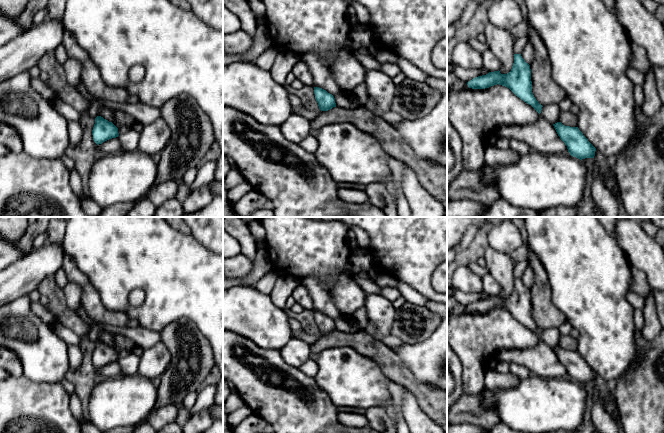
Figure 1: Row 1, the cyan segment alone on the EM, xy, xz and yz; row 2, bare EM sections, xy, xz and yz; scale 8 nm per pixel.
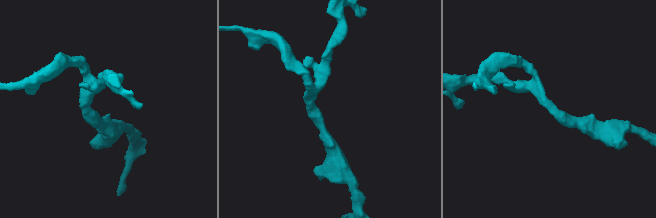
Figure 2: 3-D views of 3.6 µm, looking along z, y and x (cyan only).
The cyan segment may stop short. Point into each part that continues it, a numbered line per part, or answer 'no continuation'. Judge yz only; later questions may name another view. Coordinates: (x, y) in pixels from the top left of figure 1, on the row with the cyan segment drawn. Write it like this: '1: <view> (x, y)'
no continuation

